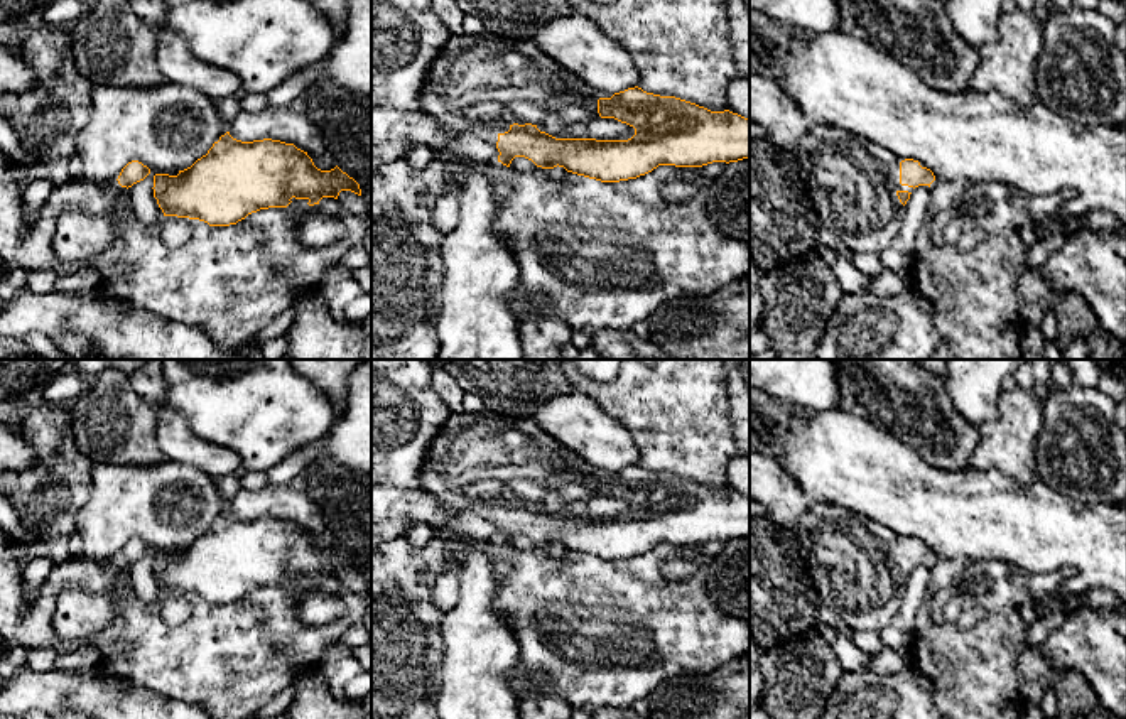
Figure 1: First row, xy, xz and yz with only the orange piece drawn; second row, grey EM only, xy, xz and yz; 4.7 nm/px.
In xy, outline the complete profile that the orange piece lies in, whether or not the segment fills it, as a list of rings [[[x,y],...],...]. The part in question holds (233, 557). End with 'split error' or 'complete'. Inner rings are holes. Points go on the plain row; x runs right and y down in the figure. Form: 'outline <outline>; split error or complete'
outline [[[226,510],[191,545],[177,554],[155,552],[154,576],[164,594],[230,604],[268,586],[295,577],[309,584],[341,569],[361,574],[360,562],[338,543],[321,549],[294,522],[263,516],[236,518]]]; complete

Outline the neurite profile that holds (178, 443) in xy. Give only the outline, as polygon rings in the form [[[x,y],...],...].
[[[164,403],[157,410],[155,420],[157,444],[169,461],[196,468],[214,479],[235,474],[241,468],[235,451],[196,435],[187,419],[169,405]]]

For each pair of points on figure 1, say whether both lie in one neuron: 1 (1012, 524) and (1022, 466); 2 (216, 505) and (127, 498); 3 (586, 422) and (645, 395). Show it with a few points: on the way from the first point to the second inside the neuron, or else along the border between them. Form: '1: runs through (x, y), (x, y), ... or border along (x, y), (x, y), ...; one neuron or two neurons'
1: border along (979, 471), (1000, 470), (1023, 485), (1037, 480); two neurons
2: runs through (194, 503), (149, 502); one neuron
3: border along (576, 389), (588, 394), (633, 439); two neurons

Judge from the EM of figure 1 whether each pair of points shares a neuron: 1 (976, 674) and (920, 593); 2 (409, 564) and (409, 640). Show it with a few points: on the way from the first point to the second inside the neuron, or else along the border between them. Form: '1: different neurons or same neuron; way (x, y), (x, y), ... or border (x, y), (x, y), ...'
1: different neurons; border (931, 566), (929, 594), (915, 613), (912, 635)
2: same neuron; way (409, 583), (409, 621)

